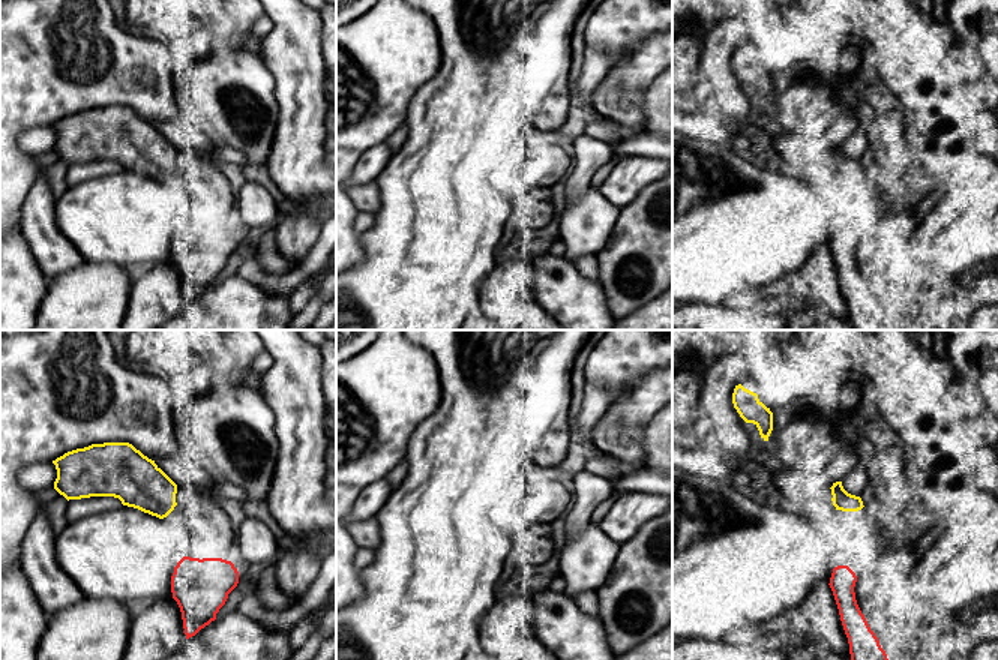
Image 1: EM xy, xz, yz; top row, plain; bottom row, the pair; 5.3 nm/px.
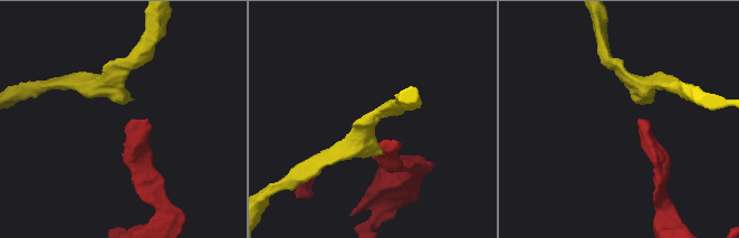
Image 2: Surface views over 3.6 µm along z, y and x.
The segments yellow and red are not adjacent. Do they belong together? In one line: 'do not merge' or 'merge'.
merge

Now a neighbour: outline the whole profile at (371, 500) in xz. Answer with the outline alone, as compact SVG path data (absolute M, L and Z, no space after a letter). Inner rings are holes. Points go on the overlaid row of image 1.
M386 478L374 482L363 489L350 510L345 522L356 522L356 520L369 520L377 516L377 513L384 507L387 502L393 488L389 484Z

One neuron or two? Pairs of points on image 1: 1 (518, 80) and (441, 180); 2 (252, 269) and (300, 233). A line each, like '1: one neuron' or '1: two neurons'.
1: one neuron
2: two neurons

